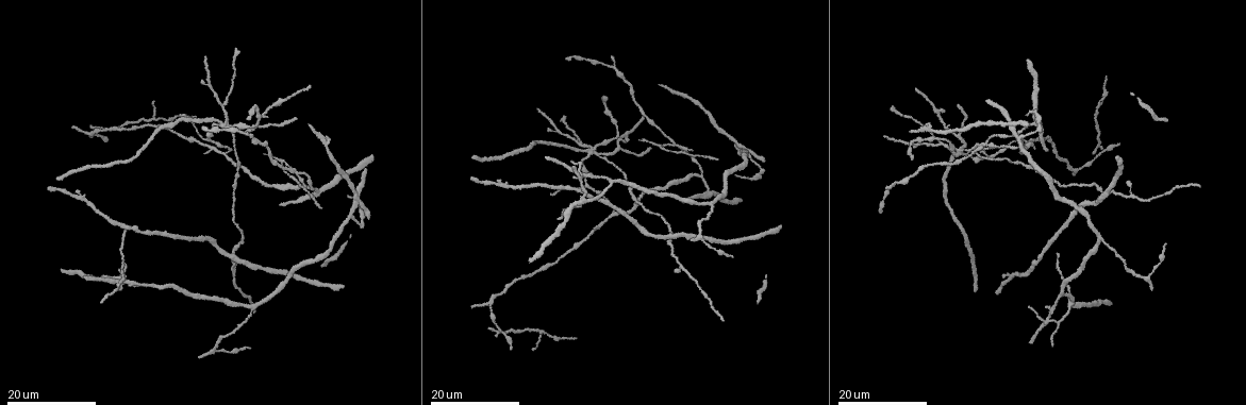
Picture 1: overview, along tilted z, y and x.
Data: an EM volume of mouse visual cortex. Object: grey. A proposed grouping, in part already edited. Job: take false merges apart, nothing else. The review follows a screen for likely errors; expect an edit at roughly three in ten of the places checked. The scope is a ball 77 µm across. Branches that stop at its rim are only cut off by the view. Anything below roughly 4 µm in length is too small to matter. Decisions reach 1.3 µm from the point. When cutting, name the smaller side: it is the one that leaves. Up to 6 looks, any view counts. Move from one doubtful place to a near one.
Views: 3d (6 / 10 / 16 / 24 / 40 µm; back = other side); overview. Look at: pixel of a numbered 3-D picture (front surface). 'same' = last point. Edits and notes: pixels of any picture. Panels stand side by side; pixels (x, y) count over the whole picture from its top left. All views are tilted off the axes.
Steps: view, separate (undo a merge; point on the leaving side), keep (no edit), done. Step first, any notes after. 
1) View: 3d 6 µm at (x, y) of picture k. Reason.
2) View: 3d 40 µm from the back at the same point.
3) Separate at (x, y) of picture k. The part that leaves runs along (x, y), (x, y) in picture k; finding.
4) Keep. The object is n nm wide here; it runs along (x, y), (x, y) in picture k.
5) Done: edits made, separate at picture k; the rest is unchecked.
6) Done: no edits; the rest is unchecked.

View: 3d 24 µm at (701, 177) of picture 1. Two arms in line, one across.

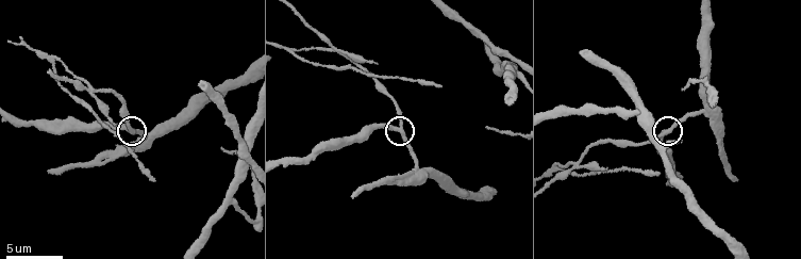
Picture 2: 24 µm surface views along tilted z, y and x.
View: 3d 6 µm at (666, 132) of picture 2. Closer look.

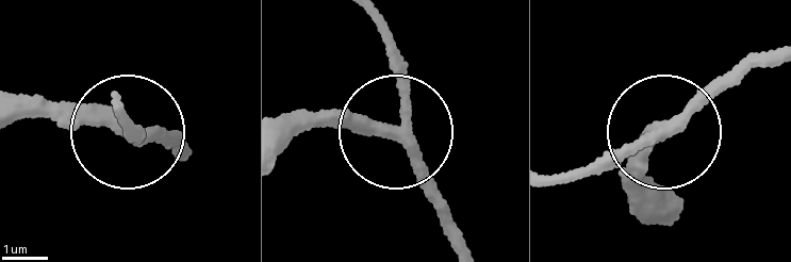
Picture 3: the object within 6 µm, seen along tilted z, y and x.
View: 3d 6 µm from the back at (669, 125) of picture 3.

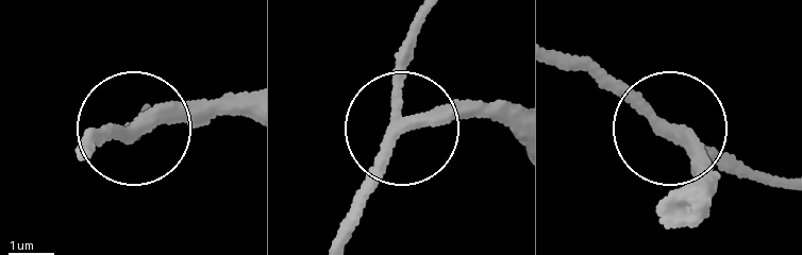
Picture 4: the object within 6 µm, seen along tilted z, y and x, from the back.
Keep. It runs along (683, 180), (699, 168), (677, 135), (588, 64) in picture 4; one cell here.

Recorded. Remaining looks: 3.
View: 3d 24 µm at (582, 199) of picture 1. Four arms meet.

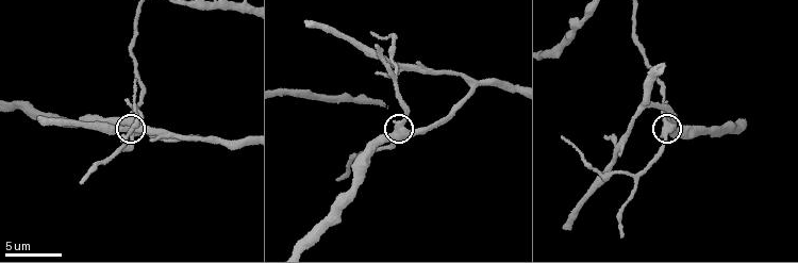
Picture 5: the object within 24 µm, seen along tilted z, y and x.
View: 3d 10 µm at (399, 135) of picture 5.

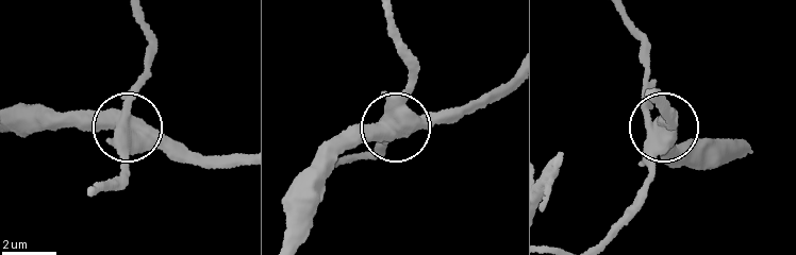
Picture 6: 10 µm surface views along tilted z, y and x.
Separate at (128, 165) of picture 6. The object is 560 nm wide here; the part that leaves runs along (125, 131), (127, 95), (143, 66), (143, 19) in picture 6; a second cell is stuck on.

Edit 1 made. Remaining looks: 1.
Done: edits made, separate at picture 6; the rest is unchecked.

